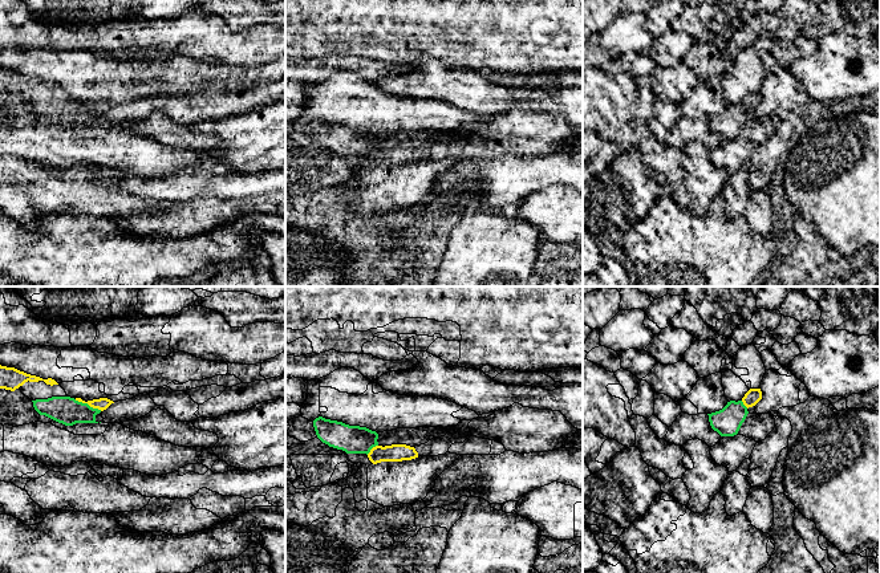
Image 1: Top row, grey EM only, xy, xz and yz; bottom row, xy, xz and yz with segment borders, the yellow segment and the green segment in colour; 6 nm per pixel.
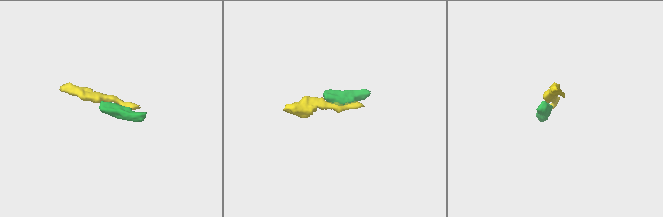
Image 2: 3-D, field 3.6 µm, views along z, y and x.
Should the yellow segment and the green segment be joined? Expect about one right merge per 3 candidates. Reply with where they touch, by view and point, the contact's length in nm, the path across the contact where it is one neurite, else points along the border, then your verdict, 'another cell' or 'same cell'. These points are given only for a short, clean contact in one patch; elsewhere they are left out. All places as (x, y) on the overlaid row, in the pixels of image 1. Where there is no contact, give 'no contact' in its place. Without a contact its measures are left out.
contact xy (88, 403); length 180 nm; way xy (102, 403), (88, 403), (81, 410), (65, 410); same cell

